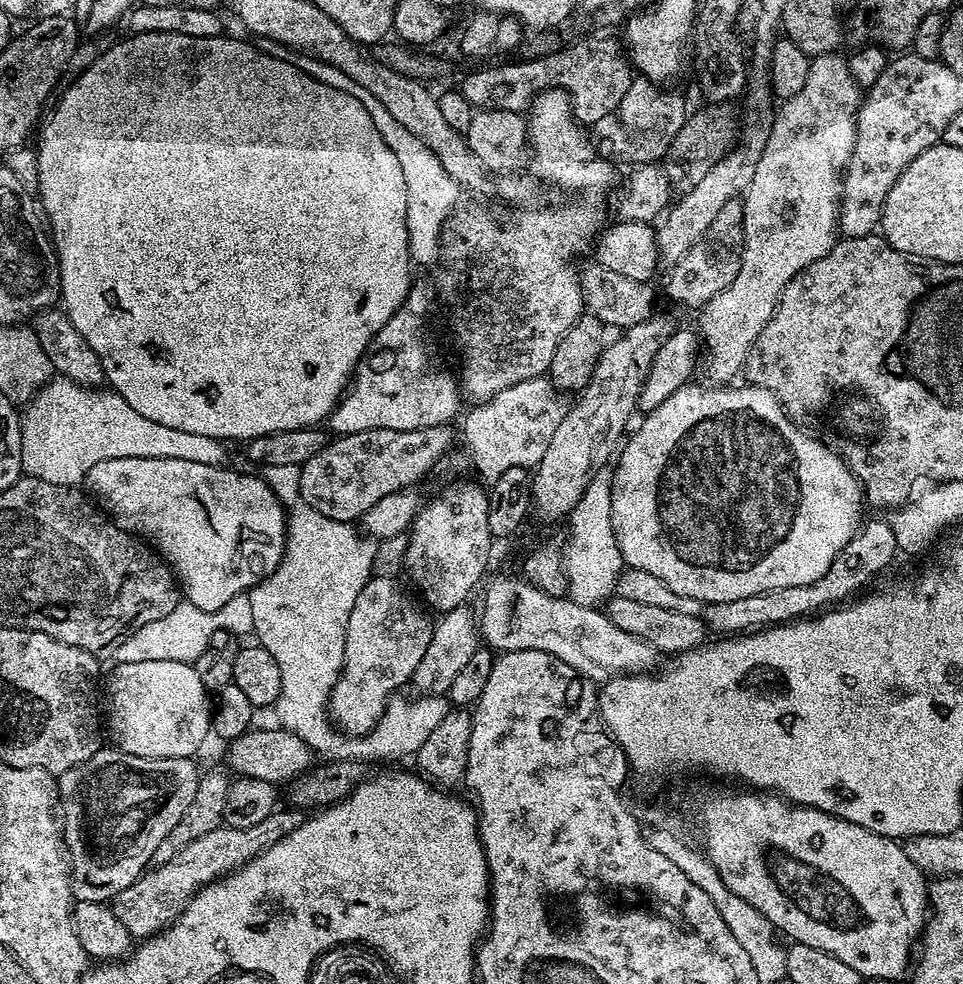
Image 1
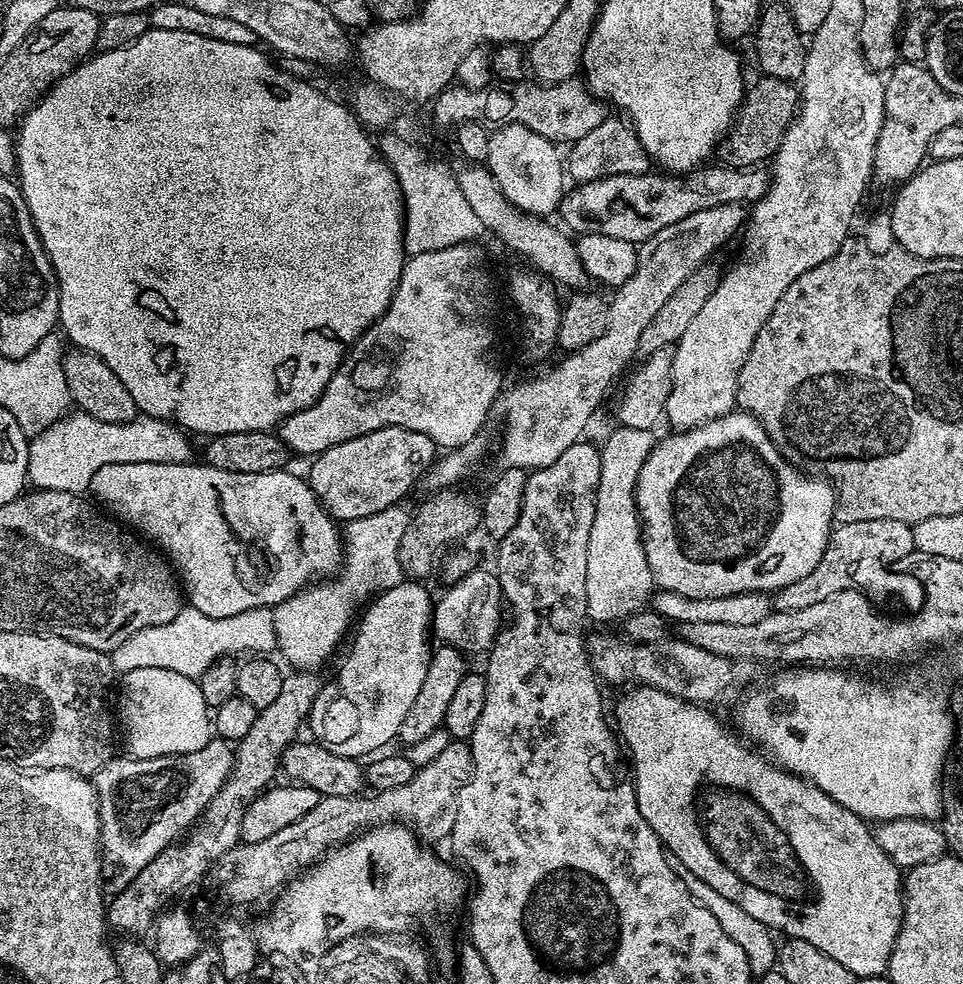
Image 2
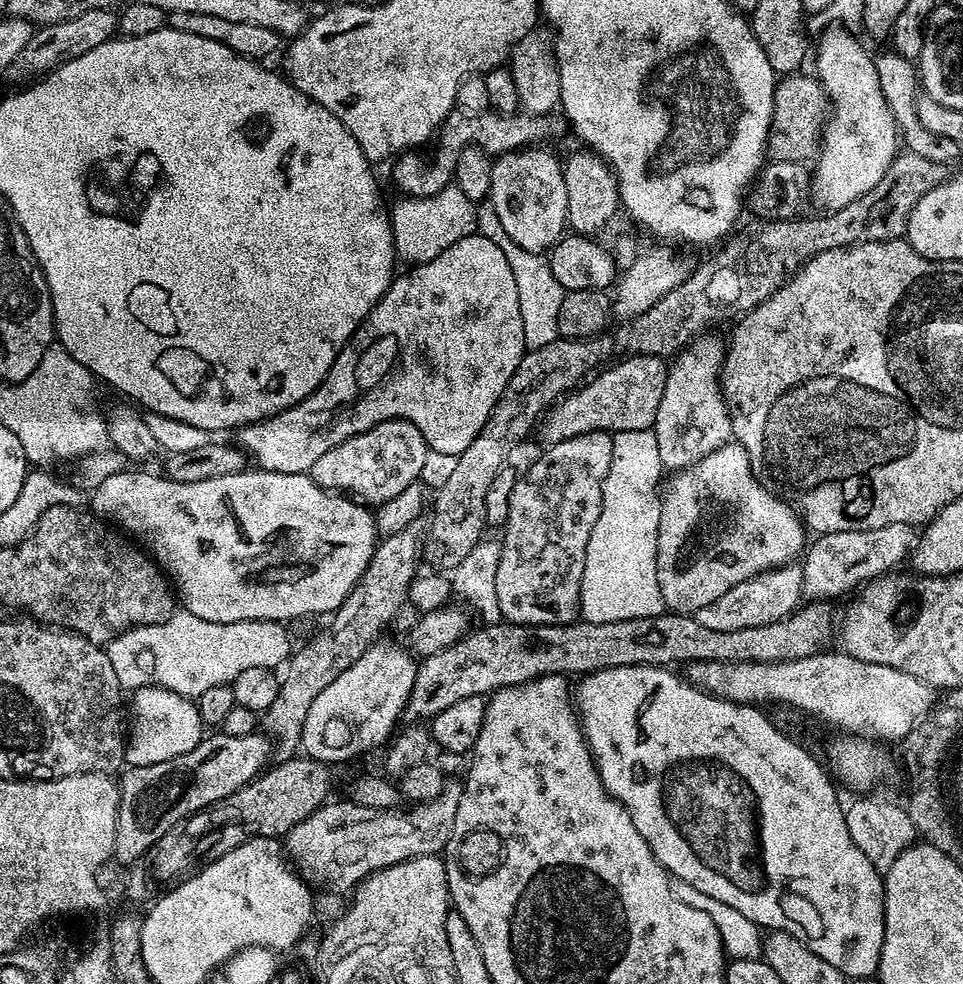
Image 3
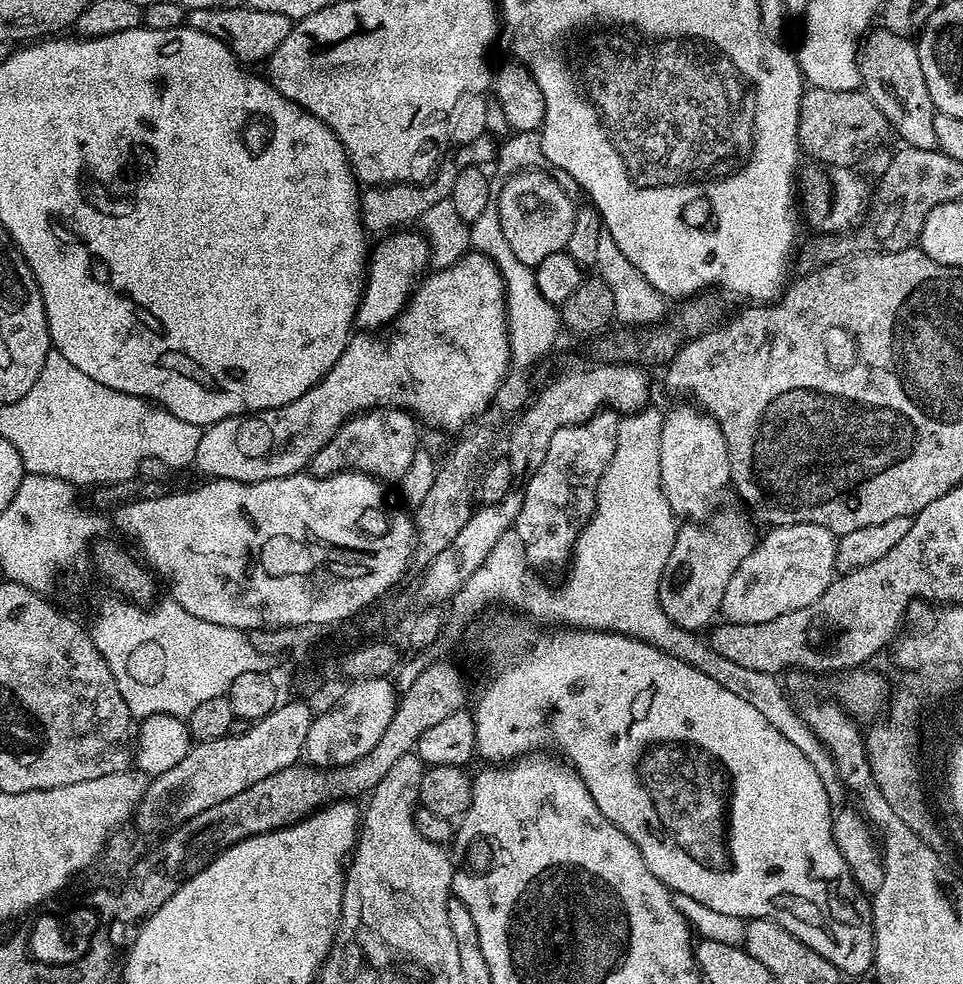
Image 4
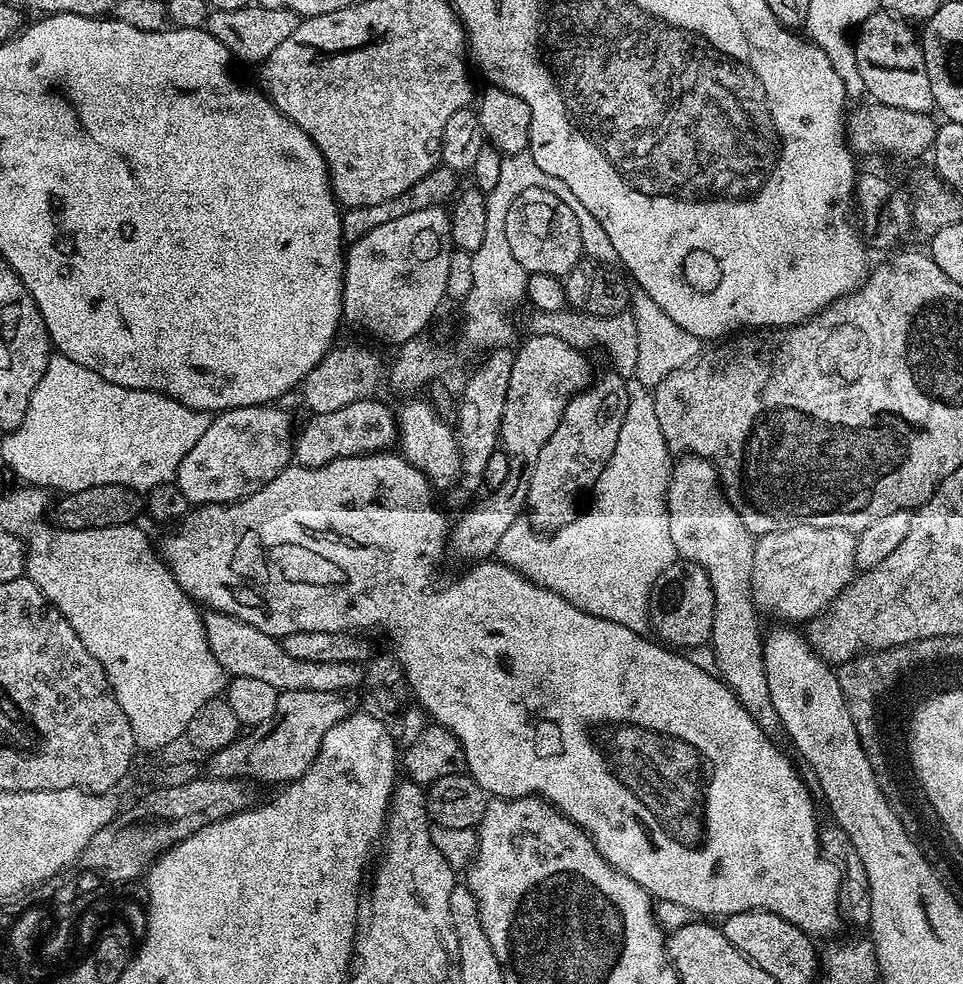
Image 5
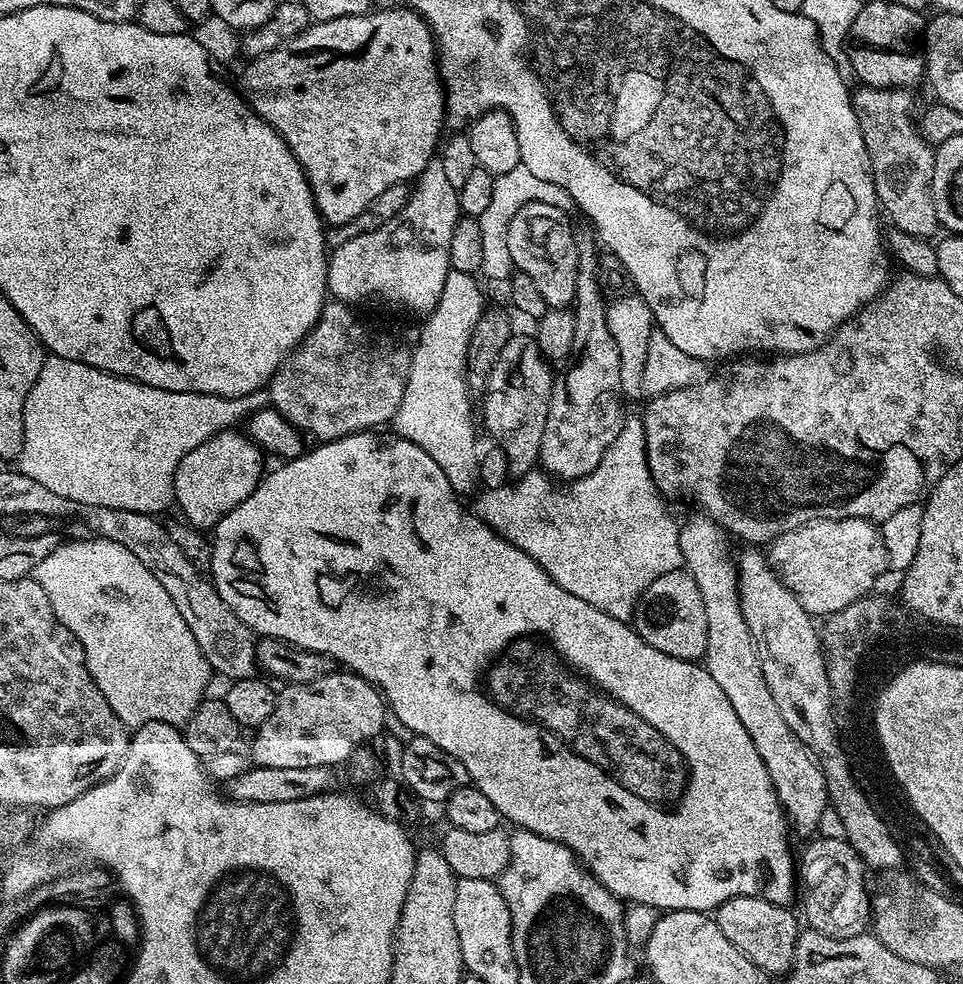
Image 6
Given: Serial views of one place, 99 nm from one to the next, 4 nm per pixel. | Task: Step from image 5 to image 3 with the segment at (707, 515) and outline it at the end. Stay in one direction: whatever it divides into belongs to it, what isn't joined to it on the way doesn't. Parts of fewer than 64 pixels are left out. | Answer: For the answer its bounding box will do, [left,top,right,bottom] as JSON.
[651,335,733,469]

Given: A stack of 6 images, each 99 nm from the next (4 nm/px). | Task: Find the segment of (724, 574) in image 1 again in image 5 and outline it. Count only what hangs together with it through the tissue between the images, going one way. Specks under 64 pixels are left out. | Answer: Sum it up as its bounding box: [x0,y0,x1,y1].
[648,559,714,650]

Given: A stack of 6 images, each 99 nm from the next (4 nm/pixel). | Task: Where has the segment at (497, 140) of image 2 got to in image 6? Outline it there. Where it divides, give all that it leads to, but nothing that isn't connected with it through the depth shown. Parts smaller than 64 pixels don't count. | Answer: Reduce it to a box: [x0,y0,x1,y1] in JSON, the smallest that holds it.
[507,201,578,309]

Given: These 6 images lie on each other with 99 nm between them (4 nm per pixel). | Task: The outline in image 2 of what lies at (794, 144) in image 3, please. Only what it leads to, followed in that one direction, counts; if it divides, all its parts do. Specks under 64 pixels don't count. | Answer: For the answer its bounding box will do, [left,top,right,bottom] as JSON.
[722,75,798,169]

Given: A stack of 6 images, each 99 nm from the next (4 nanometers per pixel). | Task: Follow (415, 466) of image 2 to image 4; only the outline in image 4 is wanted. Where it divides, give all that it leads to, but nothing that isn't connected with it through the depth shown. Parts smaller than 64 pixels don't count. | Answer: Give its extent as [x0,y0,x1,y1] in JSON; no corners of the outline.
[307,408,420,482]

